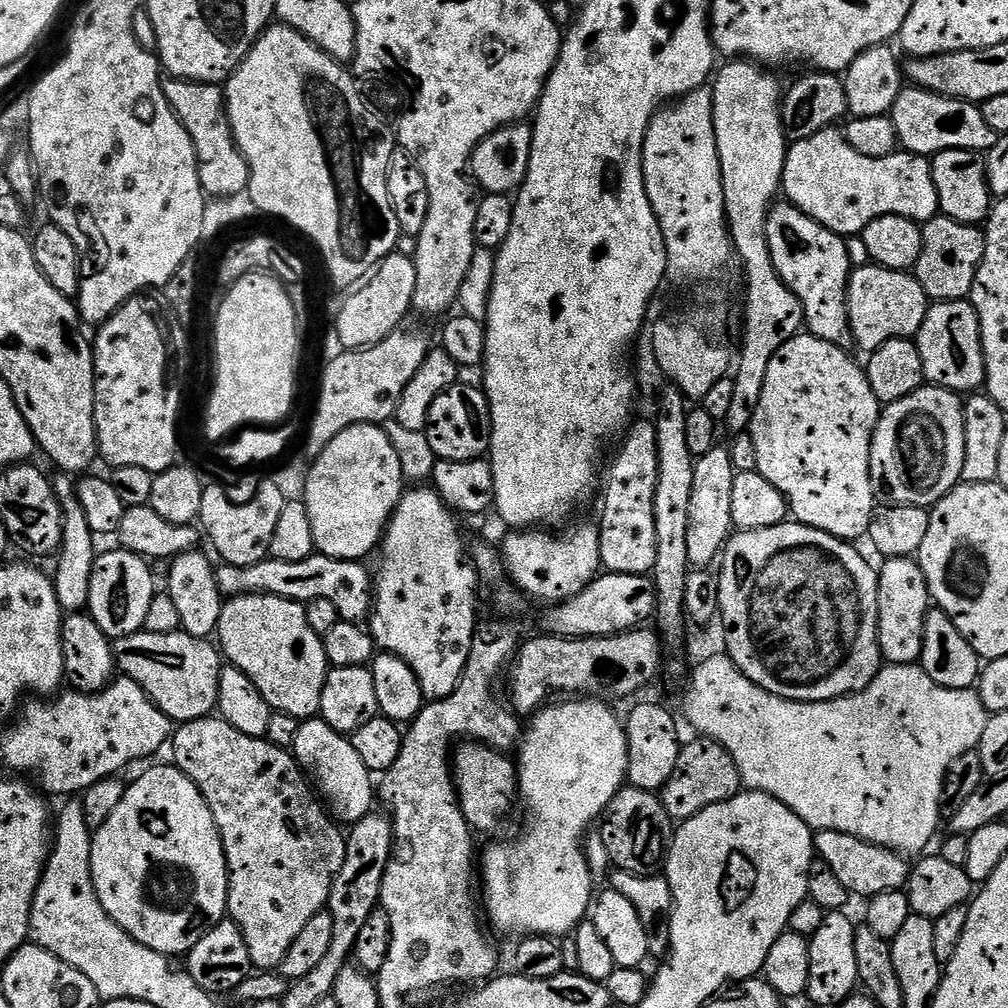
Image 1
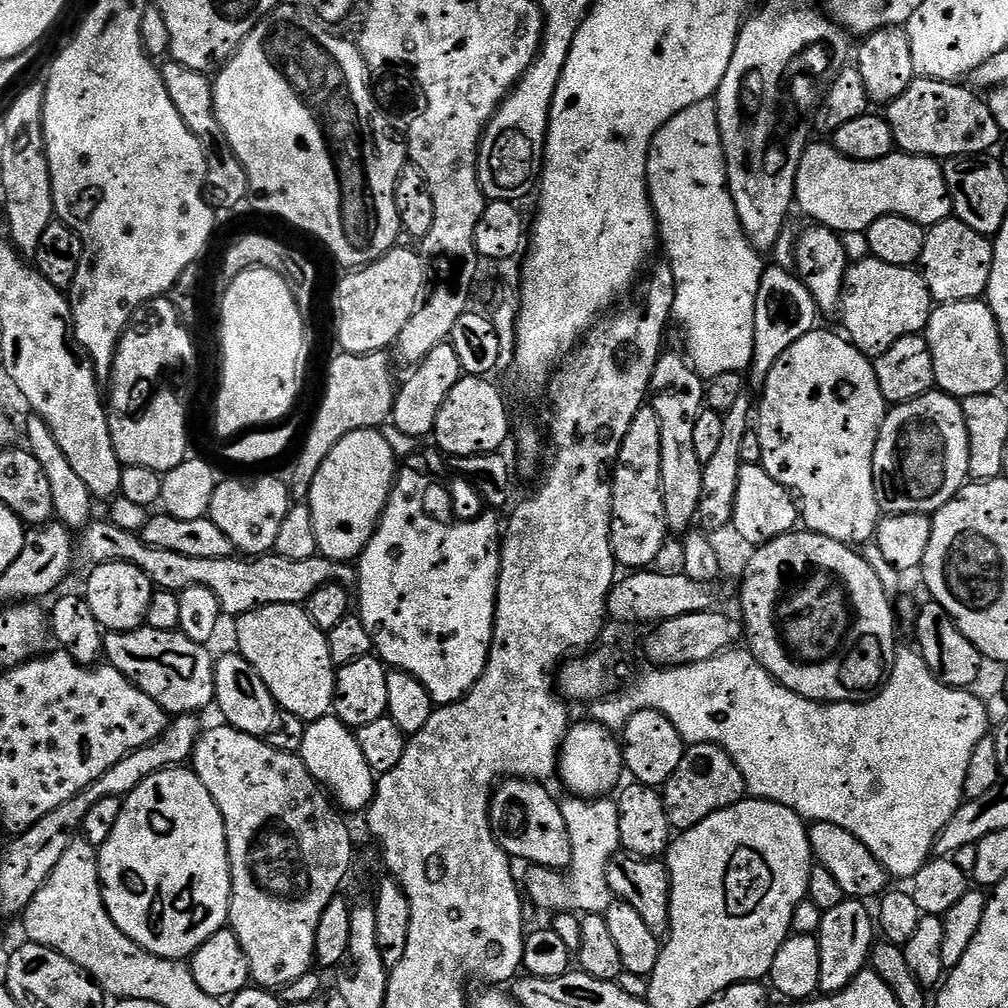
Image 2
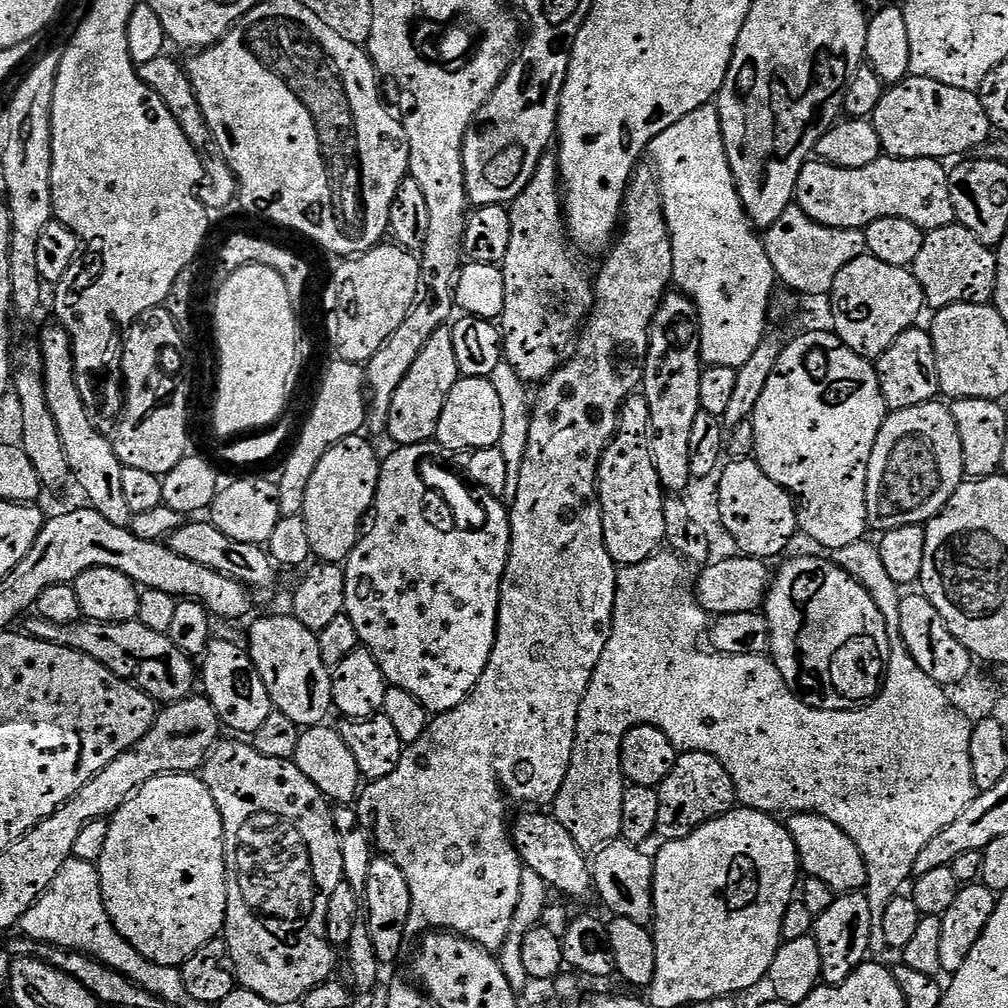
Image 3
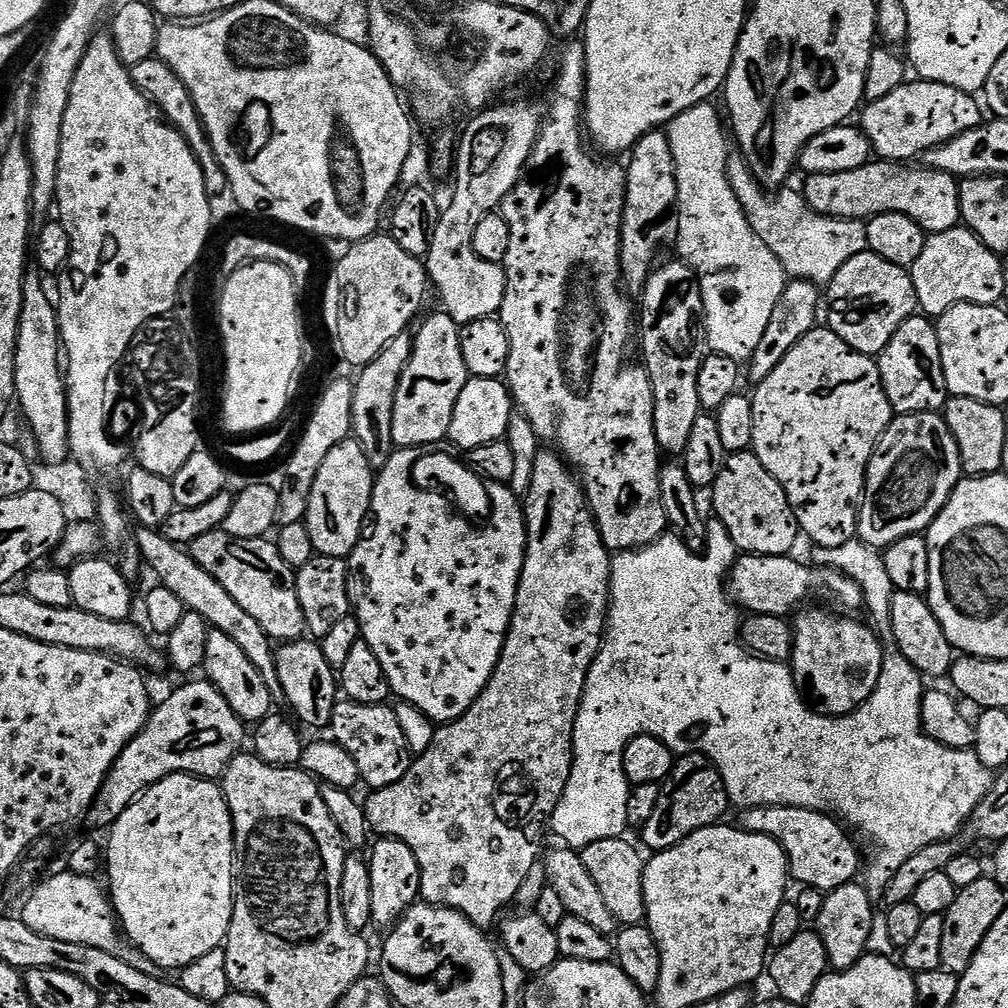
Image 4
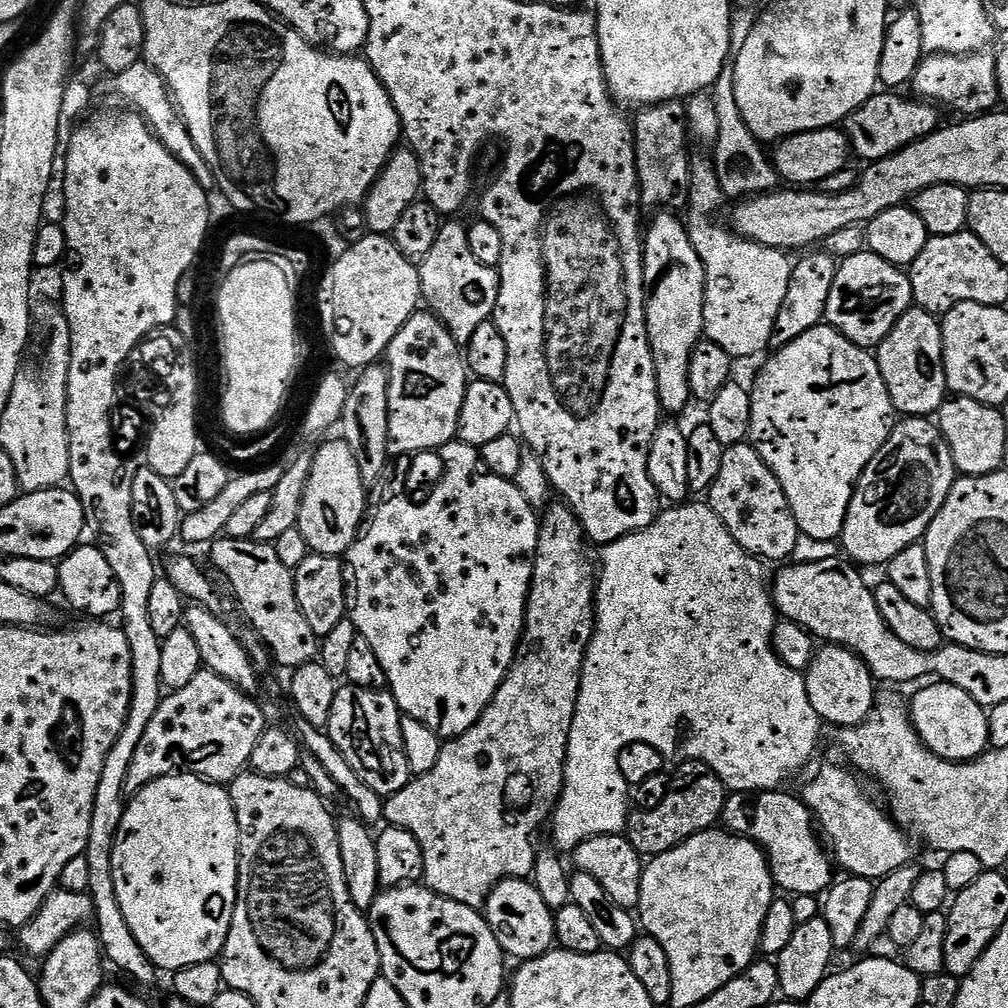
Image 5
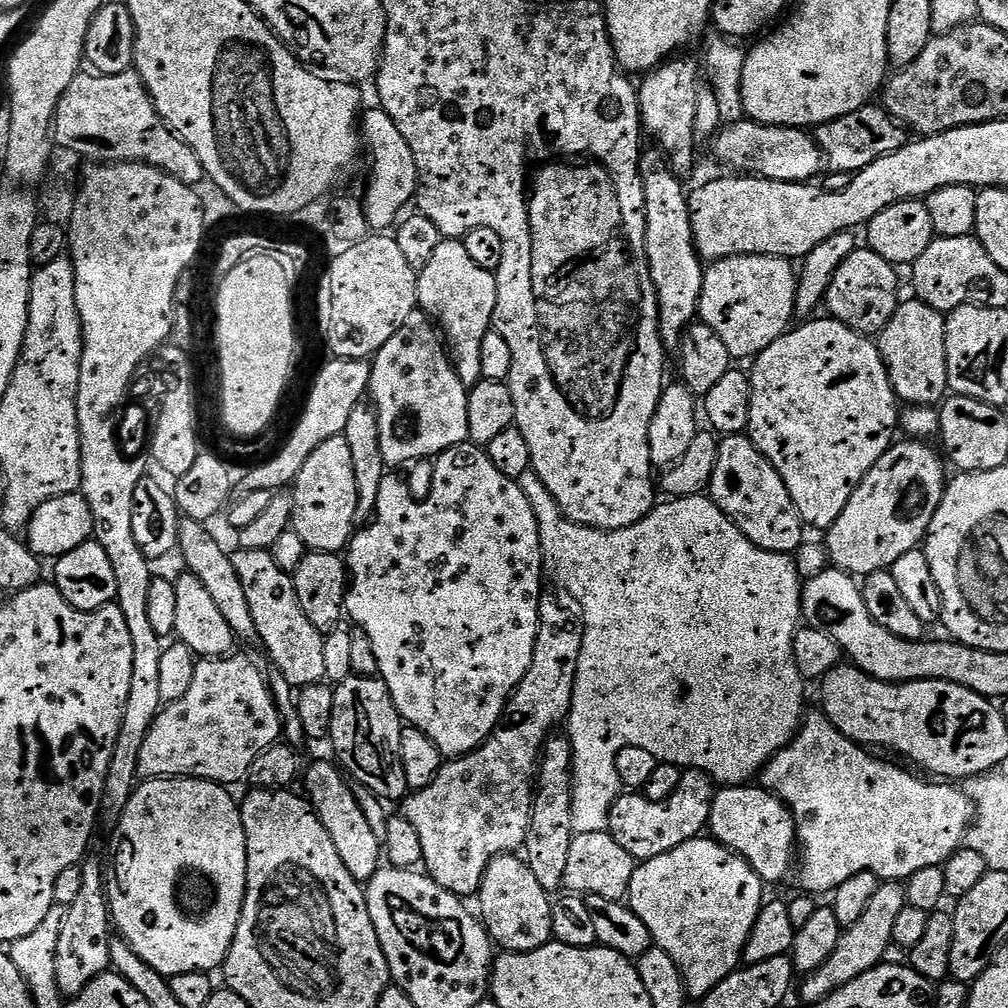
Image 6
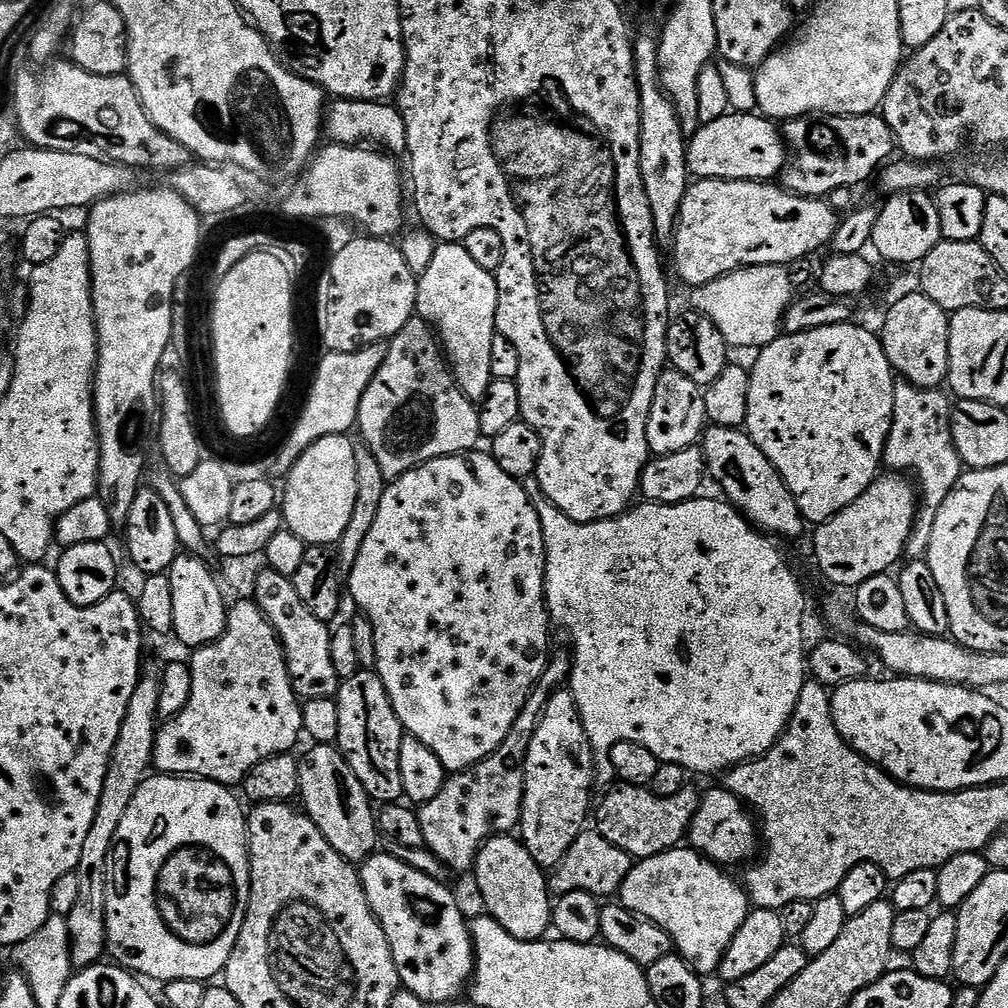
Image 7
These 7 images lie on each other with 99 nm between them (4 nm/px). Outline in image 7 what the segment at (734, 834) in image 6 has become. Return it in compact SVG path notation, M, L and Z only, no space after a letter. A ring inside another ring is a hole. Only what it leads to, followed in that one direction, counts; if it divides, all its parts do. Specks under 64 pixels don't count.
M723 786L712 788L701 795L698 814L694 814L694 822L688 828L686 840L692 851L699 852L701 856L721 866L740 864L743 860L755 861L762 844L757 817L743 800Z

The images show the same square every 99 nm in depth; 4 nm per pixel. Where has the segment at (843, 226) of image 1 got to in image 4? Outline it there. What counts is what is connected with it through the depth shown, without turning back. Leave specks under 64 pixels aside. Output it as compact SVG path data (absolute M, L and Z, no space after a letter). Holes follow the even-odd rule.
M869 162L863 164L858 170L846 170L845 172L820 172L817 176L808 176L805 179L802 195L805 202L810 205L815 212L823 216L833 216L834 218L850 218L851 220L867 221L873 216L881 216L893 211L896 204L896 179L900 176L900 204L898 210L906 214L918 226L924 228L925 233L931 234L950 230L961 223L960 219L960 185L957 177L940 172L936 168L919 166L904 166L899 172L897 165L892 162Z

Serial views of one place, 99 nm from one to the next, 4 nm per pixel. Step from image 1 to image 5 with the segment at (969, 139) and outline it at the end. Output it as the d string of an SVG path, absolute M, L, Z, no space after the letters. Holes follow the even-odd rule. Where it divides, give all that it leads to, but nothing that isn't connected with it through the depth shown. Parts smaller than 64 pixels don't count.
M874 94L864 105L861 106L860 109L858 109L857 112L852 113L851 116L848 117L846 121L846 131L848 134L848 142L852 146L852 151L855 153L855 155L858 157L861 156L862 159L864 159L864 162L871 162L873 160L881 160L882 158L886 158L887 156L892 156L896 152L902 151L907 144L912 144L916 140L922 139L923 136L928 136L931 134L931 132L936 131L938 127L938 121L936 121L936 112L937 109L933 107L931 103L928 102L921 102L919 99L911 98L912 100L907 100L906 97L900 96L904 94L884 94L888 96L880 96L881 94Z

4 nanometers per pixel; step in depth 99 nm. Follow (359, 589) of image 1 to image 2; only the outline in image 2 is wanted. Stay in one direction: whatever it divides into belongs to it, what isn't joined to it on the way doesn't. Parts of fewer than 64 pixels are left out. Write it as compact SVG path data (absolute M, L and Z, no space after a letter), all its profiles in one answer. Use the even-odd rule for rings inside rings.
M89 523L79 533L80 548L92 559L93 565L110 562L126 562L138 566L152 579L153 585L161 592L185 592L190 586L204 586L218 598L218 606L225 617L235 618L262 606L275 604L303 605L308 597L327 584L352 586L356 582L357 569L351 563L328 560L325 556L314 555L305 560L287 560L275 554L255 558L186 558L174 550L158 550L144 543L135 532L122 530L117 524Z

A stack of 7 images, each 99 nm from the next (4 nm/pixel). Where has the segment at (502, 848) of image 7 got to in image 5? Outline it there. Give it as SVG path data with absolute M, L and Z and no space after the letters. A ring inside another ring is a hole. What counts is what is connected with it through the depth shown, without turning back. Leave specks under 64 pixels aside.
M509 878L492 893L486 905L486 919L494 938L498 938L500 949L504 951L505 957L516 959L516 962L533 960L542 954L553 951L556 944L556 918L554 910L546 906L542 900L542 894L538 894L535 883L524 878Z

